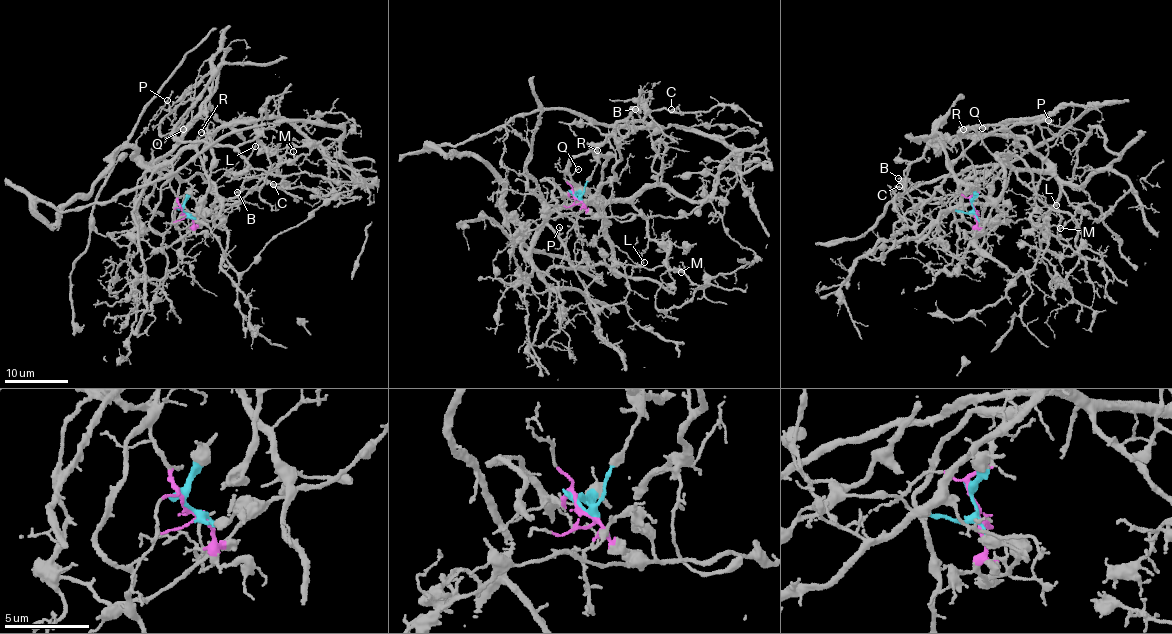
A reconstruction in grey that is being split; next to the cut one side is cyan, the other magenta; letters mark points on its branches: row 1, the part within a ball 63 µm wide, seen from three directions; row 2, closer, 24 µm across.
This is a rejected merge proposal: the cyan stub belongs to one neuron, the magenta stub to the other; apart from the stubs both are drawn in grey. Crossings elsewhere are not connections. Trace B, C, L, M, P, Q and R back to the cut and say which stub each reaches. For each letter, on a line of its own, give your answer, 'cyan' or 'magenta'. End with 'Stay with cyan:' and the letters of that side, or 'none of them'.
B: magenta
C: cyan
L: magenta
M: magenta
P: cyan
Q: cyan
R: cyan
Stay with cyan: C, P, Q, R

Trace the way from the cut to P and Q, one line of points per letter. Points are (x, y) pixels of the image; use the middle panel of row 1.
P: (577, 198), (597, 164), (595, 148), (608, 160), (603, 210), (589, 203), (565, 242), (559, 227)
Q: (577, 198), (597, 164), (598, 151), (592, 152), (605, 153), (603, 210), (590, 191), (572, 180), (578, 169)

